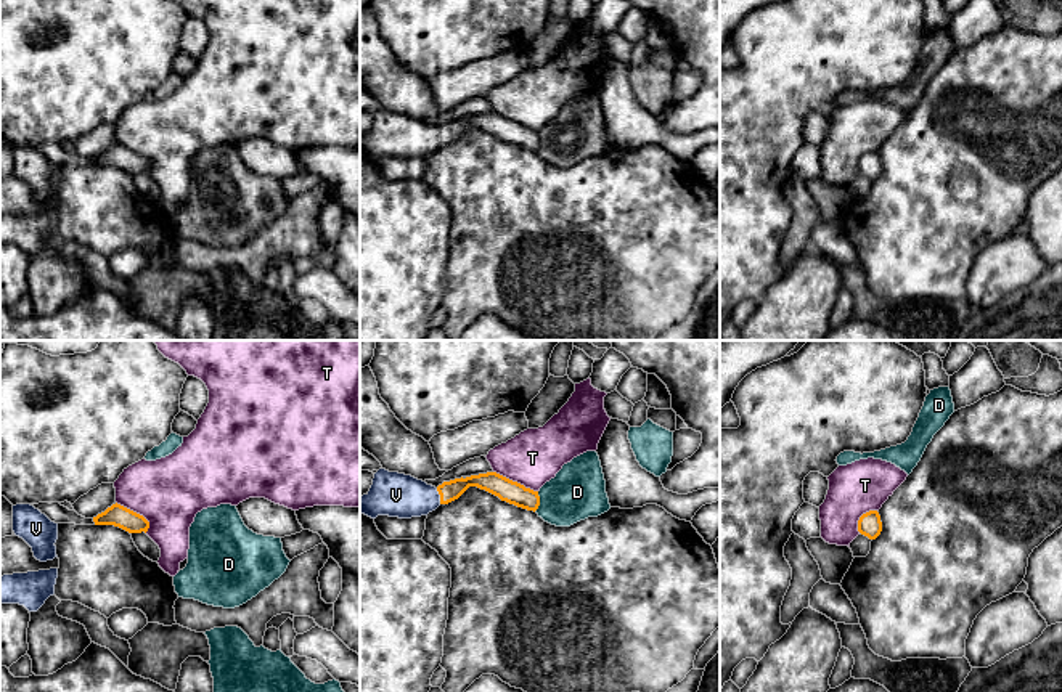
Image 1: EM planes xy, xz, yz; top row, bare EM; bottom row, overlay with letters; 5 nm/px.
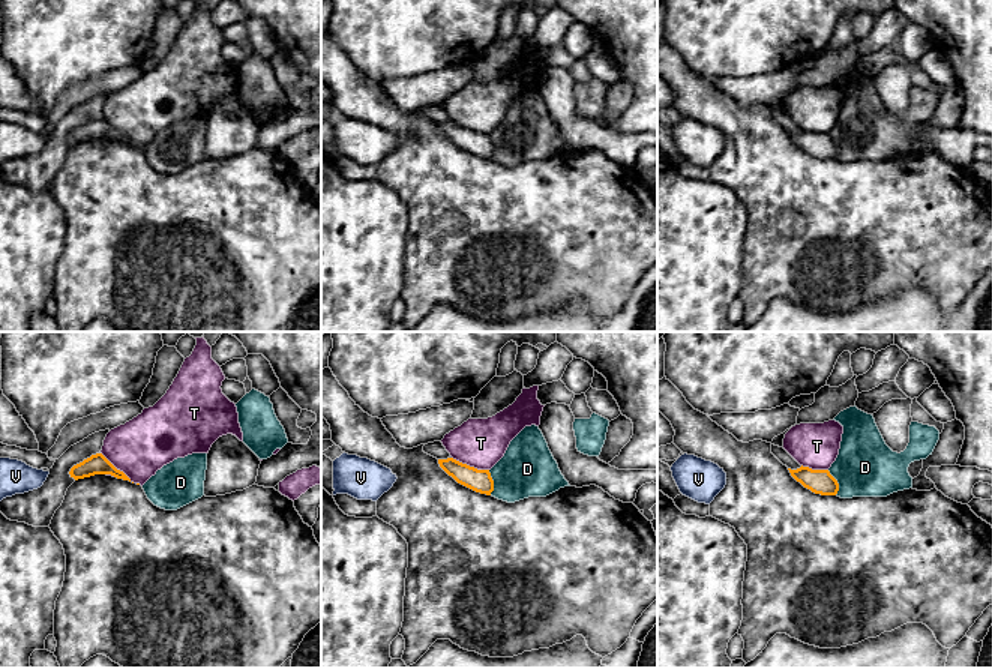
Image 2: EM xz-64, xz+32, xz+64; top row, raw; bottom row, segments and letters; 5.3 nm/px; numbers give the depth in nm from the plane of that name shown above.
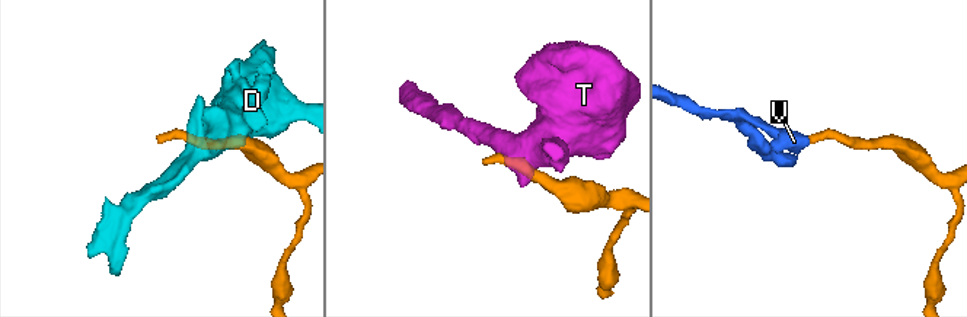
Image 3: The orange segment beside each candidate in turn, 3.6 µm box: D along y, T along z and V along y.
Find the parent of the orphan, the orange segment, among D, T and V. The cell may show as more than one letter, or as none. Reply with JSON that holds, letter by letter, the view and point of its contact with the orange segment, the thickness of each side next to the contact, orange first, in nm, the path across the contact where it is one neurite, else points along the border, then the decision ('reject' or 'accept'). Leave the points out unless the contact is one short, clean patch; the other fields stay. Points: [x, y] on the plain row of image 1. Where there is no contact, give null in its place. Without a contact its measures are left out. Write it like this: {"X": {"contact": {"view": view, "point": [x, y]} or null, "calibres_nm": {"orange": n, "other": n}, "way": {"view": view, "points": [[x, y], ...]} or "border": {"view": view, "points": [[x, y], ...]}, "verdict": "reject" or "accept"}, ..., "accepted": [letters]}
{"D": {"contact": {"view": "xz", "point": [539, 142]}, "calibres_nm": {"orange": 110, "other": 280}, "verdict": "reject"}, "T": {"contact": {"view": "xz", "point": [516, 122]}, "calibres_nm": {"orange": 110, "other": 280}, "border": {"view": "xz", "points": [[494, 111], [537, 132]]}, "verdict": "reject"}, "V": {"contact": {"view": "xz", "point": [441, 137]}, "calibres_nm": {"orange": 100, "other": 220}, "way": {"view": "xz", "points": [[452, 130], [441, 137], [396, 135]]}, "verdict": "accept"}, "accepted": ["V"]}

